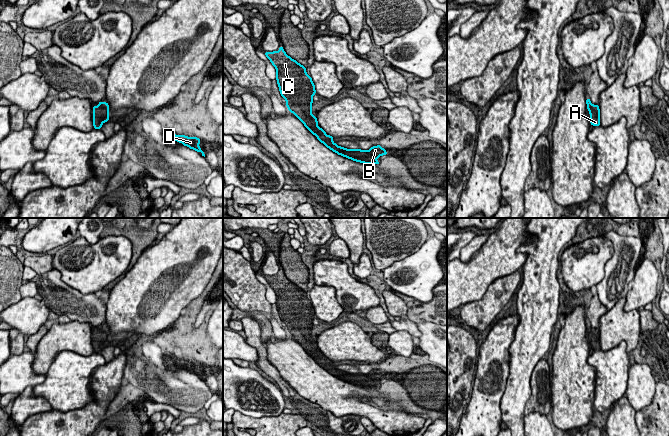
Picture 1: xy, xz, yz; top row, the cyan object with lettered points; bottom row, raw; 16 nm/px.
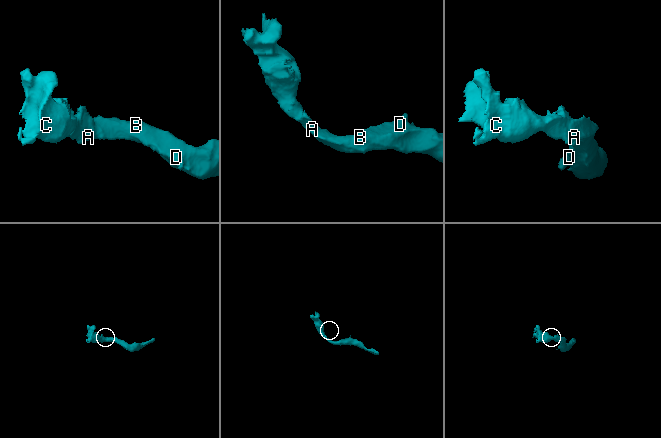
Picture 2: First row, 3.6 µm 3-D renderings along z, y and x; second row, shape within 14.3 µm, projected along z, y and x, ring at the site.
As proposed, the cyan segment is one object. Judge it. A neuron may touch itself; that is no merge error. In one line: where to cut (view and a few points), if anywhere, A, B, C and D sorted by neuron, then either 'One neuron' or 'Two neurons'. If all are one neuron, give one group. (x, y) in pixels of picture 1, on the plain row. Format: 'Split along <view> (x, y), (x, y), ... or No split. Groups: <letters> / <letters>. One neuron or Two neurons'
No split. Groups: A B C D. One neuron

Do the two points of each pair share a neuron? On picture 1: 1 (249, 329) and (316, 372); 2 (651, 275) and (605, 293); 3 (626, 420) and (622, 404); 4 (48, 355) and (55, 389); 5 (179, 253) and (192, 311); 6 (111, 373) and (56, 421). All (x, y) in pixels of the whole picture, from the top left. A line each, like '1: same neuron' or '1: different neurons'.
1: different neurons
2: different neurons
3: same neuron
4: different neurons
5: different neurons
6: same neuron

